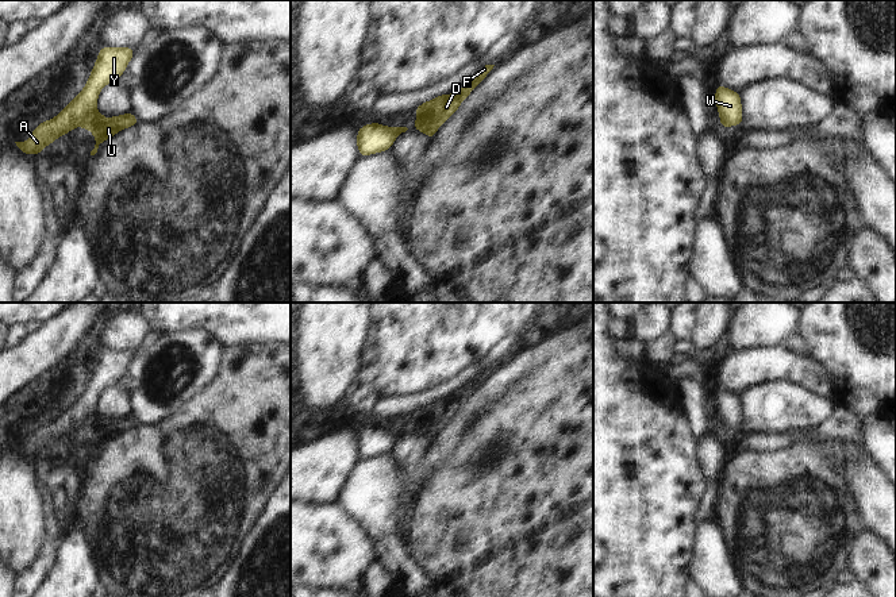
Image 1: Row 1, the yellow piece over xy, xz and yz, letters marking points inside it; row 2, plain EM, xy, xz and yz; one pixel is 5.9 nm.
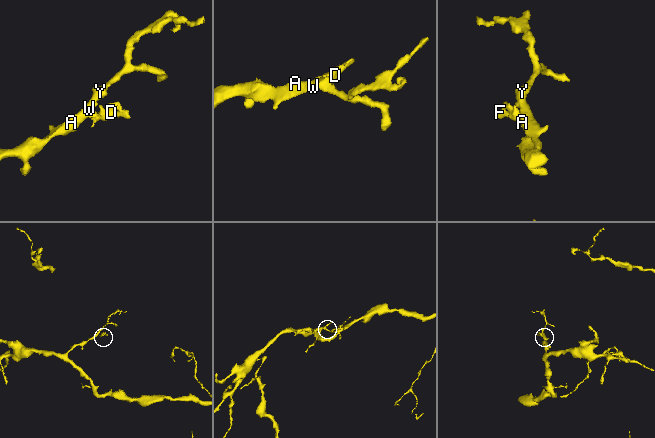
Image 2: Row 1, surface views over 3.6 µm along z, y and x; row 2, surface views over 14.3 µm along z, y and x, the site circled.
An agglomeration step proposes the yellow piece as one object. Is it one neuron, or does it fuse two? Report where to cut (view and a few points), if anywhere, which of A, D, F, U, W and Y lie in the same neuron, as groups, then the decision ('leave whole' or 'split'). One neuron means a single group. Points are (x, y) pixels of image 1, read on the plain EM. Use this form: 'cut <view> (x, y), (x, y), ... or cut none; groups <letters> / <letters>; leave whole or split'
cut xy (95, 411), (79, 427); groups A W Y / D F U; split

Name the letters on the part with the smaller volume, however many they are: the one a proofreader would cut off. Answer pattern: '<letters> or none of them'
D, F, U

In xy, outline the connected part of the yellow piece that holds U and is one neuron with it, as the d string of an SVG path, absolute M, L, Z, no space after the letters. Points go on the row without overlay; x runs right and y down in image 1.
M95 412L84 420L84 423L80 425L80 430L89 432L95 438L96 447L95 451L91 454L91 458L95 458L97 455L99 448L105 442L114 439L123 431L128 431L139 424L141 423L135 420L131 415L127 415L126 417L120 419L111 419L107 424L105 419Z

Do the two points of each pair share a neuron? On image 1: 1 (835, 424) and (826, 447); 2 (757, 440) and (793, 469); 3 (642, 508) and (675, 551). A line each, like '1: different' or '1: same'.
1: different
2: different
3: same

